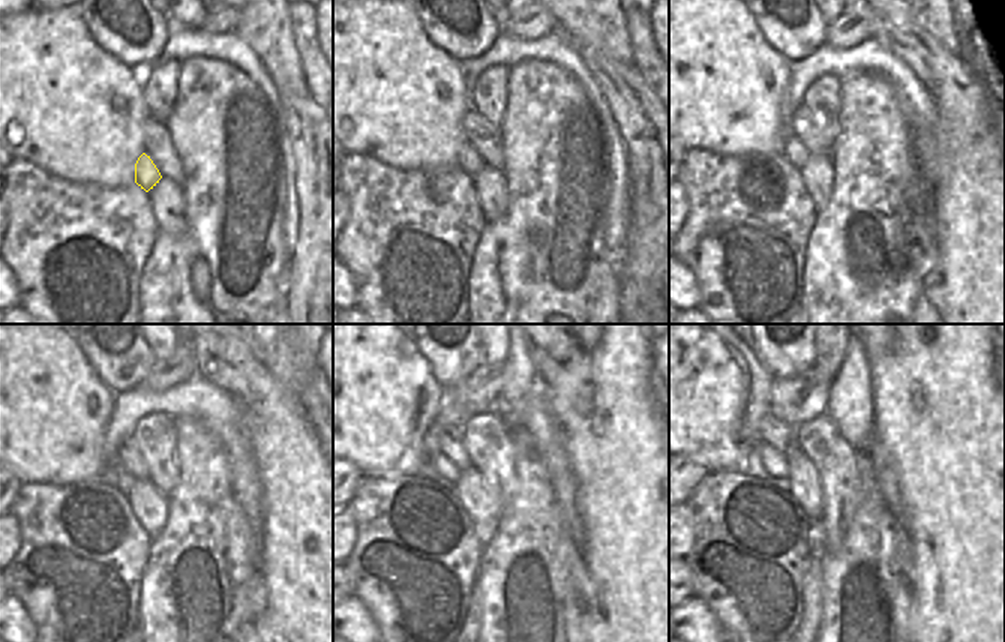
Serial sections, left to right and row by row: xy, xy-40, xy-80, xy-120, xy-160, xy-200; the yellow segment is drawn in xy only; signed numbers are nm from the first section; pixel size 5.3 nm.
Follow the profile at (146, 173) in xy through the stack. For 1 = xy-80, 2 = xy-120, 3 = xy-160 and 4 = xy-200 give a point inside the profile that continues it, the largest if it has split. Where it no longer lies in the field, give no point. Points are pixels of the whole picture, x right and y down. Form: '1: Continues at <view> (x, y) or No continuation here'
1: Continues at xy-80 (794, 150)
2: Continues at xy-120 (113, 476)
3: Continues at xy-160 (438, 462)
4: Continues at xy-200 (774, 462).

